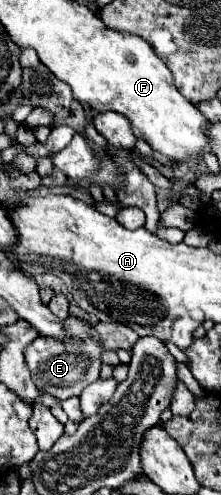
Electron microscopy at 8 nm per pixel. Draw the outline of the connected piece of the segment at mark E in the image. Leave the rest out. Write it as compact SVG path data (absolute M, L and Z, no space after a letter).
M68 316L66 318L66 332L72 334L72 336L78 336L82 340L82 346L70 346L68 342L58 342L54 338L36 338L26 350L26 364L32 372L32 378L34 378L34 384L40 388L40 390L46 390L50 392L52 396L60 398L60 400L66 400L70 396L78 396L90 382L94 382L100 374L98 370L98 358L100 358L100 350L98 350L98 344L86 334L84 330L84 322L80 322L80 318L74 318L74 316Z

